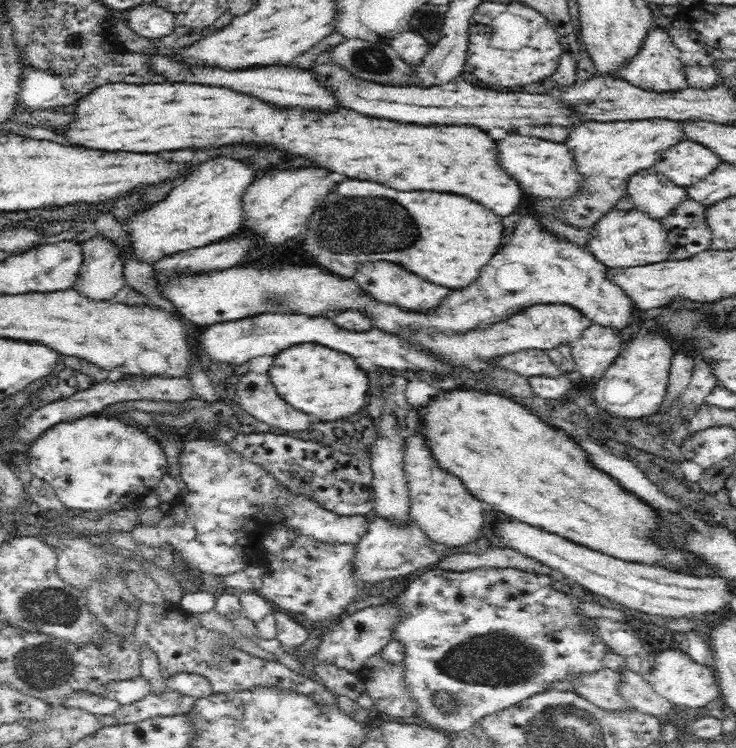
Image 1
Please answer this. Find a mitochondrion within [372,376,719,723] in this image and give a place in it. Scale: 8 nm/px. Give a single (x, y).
(498, 659)

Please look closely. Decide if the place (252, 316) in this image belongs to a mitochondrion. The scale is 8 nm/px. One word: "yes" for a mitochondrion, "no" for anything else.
no

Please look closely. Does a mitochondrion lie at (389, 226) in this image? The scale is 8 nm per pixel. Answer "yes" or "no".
yes

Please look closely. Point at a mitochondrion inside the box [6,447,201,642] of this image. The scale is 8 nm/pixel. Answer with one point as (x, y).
(49, 605)

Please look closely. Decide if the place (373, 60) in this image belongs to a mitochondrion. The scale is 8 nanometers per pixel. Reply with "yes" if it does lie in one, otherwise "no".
yes

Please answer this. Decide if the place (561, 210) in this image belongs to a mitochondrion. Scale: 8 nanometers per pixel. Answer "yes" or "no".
yes

